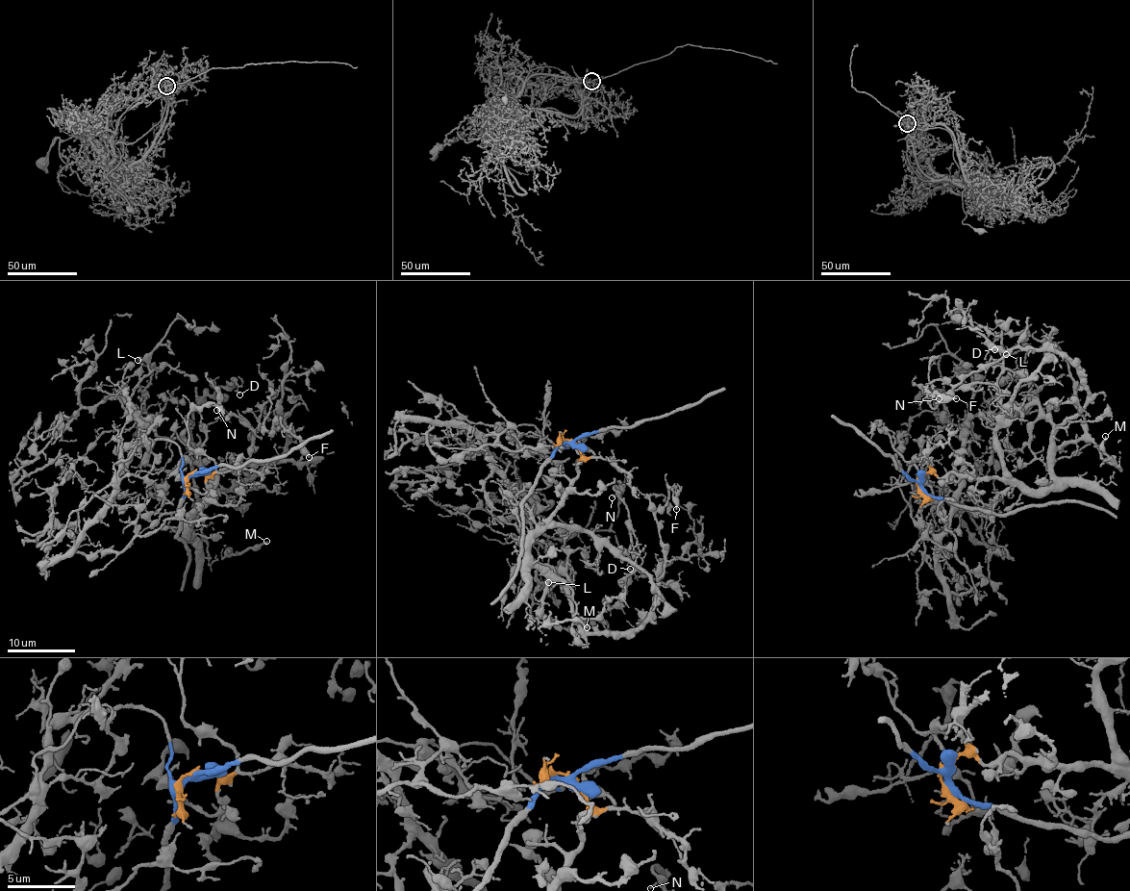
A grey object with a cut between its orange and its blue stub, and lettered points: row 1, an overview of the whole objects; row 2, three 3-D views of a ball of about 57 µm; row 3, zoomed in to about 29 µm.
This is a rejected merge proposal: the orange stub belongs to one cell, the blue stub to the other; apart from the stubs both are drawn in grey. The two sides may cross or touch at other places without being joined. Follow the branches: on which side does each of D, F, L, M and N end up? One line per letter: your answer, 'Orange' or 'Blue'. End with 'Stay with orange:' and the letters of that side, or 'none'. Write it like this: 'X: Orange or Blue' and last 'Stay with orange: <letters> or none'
D: Orange
F: Orange
L: Orange
M: Orange
N: Orange
Stay with orange: D, F, L, M, N

